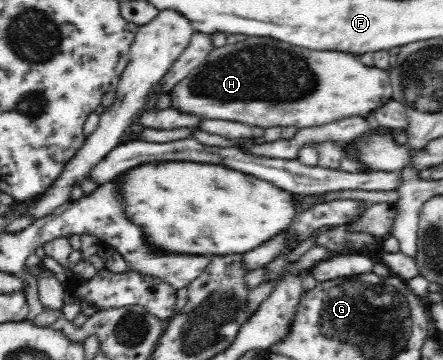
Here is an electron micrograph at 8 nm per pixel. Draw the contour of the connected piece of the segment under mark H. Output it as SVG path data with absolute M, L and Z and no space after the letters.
M248 37L245 41L239 41L234 44L226 44L220 48L216 47L198 68L190 71L190 74L181 80L170 90L171 107L185 112L186 114L195 114L200 118L208 120L231 120L234 122L242 122L250 126L258 126L262 128L272 128L272 126L296 126L296 128L308 128L313 126L322 126L328 122L336 122L342 118L350 118L350 116L362 116L366 118L370 112L373 112L381 104L386 104L390 98L393 98L393 87L391 82L391 73L387 69L376 67L368 67L360 61L360 57L352 53L344 53L338 50L308 50L301 46L294 46L289 42L282 42L268 37Z

